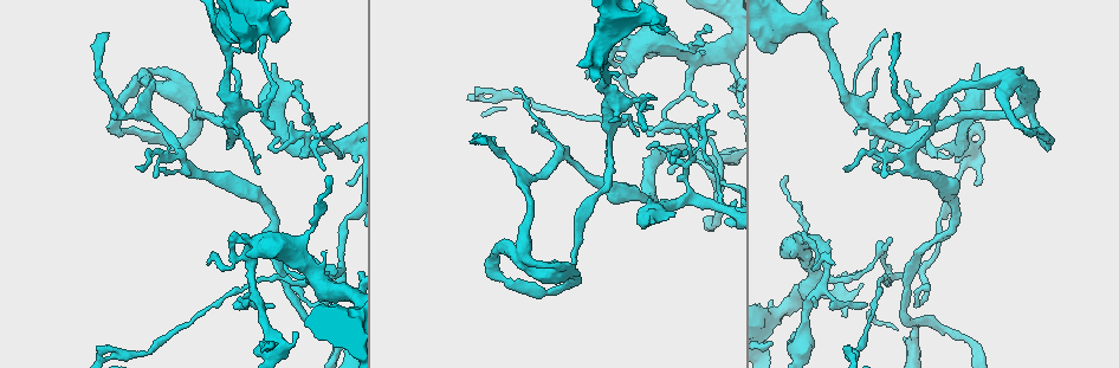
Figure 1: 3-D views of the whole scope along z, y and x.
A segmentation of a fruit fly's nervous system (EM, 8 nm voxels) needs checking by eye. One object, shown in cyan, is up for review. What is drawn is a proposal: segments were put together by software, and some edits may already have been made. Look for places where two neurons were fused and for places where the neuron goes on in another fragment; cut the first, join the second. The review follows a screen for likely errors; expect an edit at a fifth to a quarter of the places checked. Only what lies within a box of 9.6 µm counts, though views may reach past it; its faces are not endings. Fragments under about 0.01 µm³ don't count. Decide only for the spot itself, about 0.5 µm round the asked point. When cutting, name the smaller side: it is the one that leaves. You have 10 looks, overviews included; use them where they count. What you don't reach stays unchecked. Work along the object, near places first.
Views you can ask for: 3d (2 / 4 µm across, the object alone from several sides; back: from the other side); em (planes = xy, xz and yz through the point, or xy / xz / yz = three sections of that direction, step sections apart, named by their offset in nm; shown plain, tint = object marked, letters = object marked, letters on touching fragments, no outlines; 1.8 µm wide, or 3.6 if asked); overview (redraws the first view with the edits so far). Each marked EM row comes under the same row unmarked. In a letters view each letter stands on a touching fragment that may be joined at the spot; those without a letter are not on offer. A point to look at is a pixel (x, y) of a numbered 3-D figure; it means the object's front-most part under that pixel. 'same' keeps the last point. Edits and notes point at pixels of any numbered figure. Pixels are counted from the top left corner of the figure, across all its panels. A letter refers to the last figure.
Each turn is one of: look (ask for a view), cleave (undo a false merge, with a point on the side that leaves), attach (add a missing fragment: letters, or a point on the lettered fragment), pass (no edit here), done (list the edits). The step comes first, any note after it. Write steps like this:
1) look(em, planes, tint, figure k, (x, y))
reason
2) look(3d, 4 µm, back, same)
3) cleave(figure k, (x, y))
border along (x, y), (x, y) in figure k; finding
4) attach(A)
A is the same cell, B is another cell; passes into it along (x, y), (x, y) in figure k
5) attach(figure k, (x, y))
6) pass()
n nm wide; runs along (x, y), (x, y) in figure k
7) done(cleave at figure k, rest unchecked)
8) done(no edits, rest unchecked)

look(em, 3.6 µm, planes, tint, figure 1, (1025, 110))
three-way junction

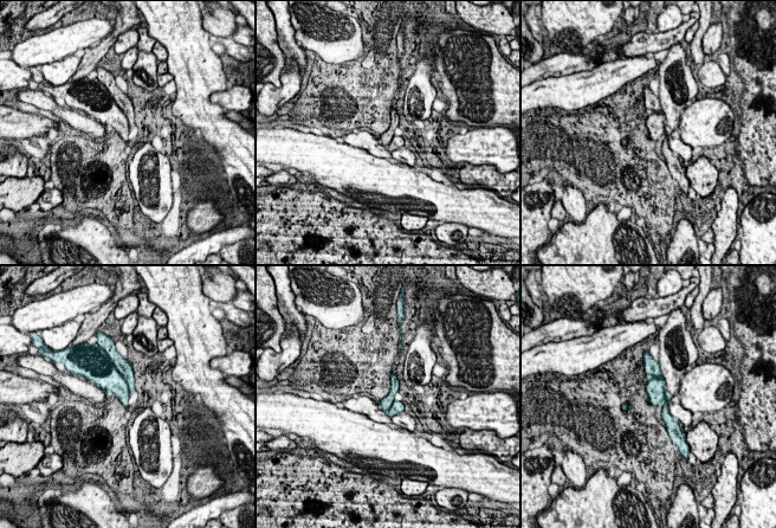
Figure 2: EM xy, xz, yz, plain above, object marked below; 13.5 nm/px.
look(em, 3.6 µm, planes, letters, same)

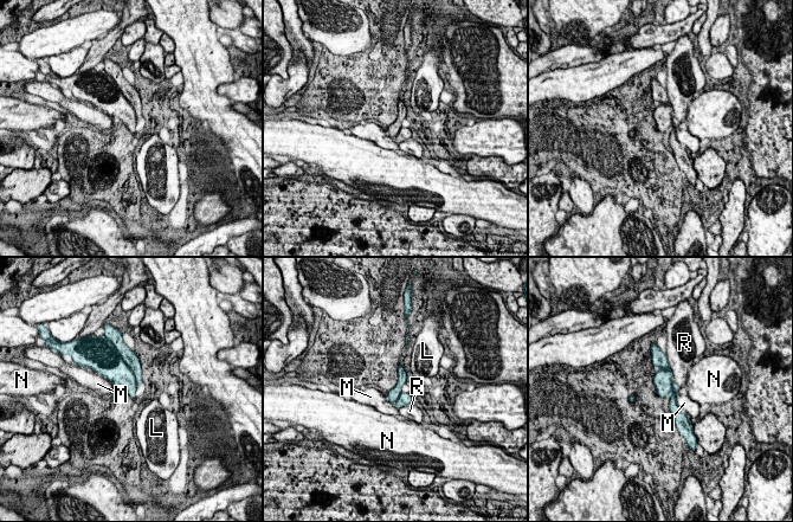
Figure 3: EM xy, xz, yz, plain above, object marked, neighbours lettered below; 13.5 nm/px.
pass()
L, M, N and R are other cells; border along (678, 387), (676, 404), (687, 413) in figure 3; continuous, no second neuron

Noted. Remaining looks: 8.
look(3d, 2 µm, figure 1, (1035, 131))
touches itself

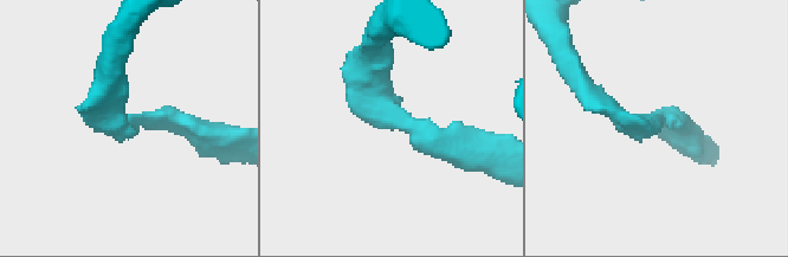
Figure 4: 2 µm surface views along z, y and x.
look(em, 3.6 µm, planes, tint, figure 4, (652, 117))

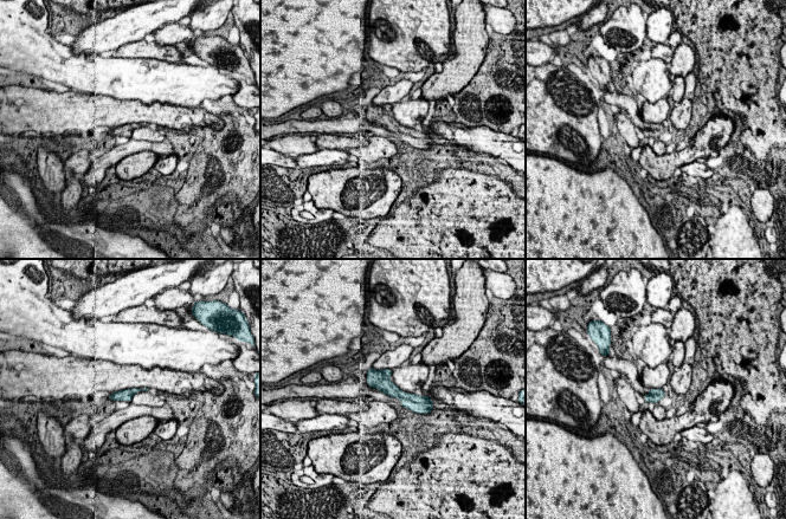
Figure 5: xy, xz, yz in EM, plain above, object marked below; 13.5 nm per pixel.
look(em, 3.6 µm, planes, letters, same)

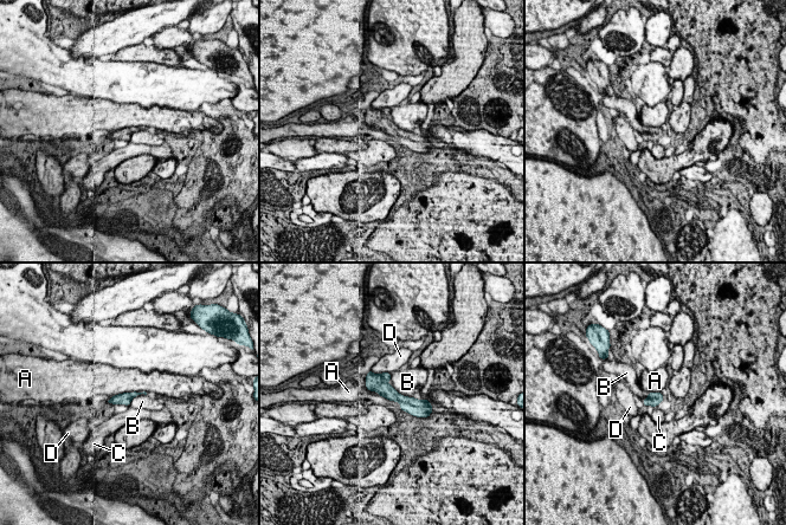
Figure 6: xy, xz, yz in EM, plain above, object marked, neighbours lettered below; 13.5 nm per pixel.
pass()
A touches over 440 nm; A, B, C and D are other cells; border along (146, 391), (123, 391), (115, 395) in figure 6; one neuron here

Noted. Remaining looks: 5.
look(em, xz, step 8, letters, figure 1, (594, 82))
stops while still wide

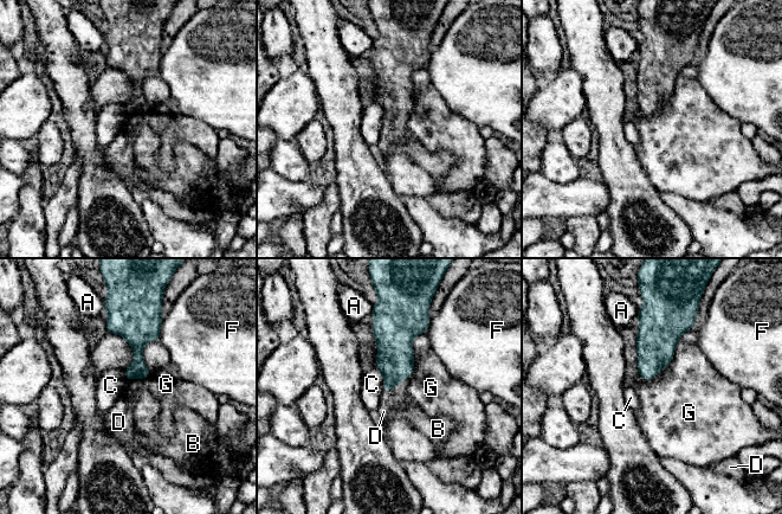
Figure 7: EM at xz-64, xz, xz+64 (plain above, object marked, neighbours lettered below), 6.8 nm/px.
attach(D)
D is the same cell, A, B, C, F and G are other cells; passes into it along (395, 357), (387, 389), (388, 400) in figure 7; it goes on there

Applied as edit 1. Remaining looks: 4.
look(overview)
redraw

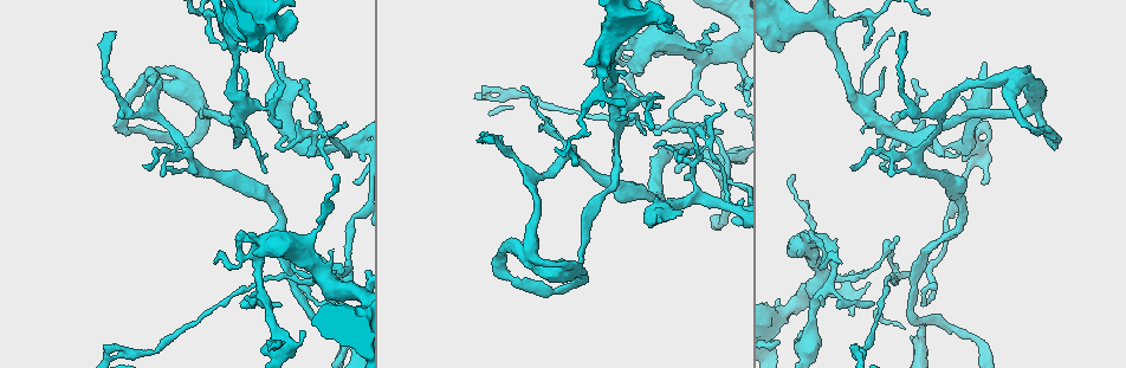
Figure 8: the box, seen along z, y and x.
look(3d, 4 µm, figure 8, (864, 106))
three-way junction

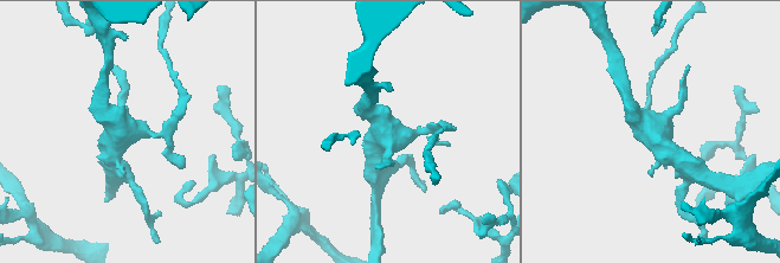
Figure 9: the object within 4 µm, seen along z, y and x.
look(em, planes, letters, figure 9, (653, 132))
shape alone is not enough

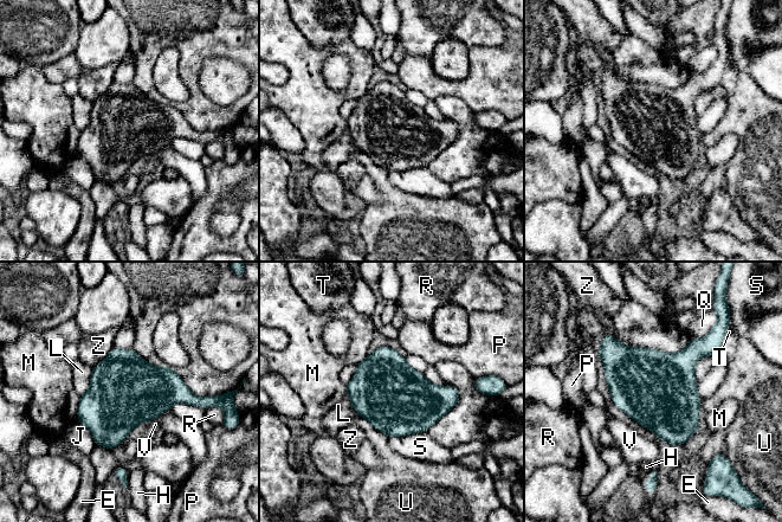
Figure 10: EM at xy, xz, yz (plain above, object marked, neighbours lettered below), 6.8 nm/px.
pass()
S touches over 260 nm; E, H, J, L, M, P, Q, R, S, T, U, V and Z are other cells; one neuron here

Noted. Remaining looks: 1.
done(attach at figure 7, rest unchecked)

